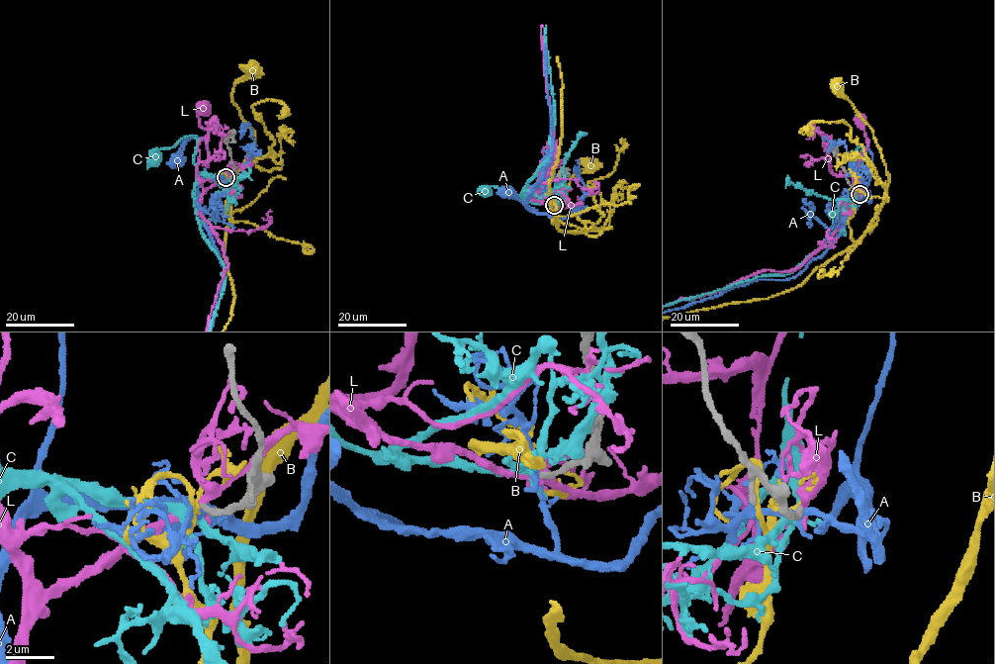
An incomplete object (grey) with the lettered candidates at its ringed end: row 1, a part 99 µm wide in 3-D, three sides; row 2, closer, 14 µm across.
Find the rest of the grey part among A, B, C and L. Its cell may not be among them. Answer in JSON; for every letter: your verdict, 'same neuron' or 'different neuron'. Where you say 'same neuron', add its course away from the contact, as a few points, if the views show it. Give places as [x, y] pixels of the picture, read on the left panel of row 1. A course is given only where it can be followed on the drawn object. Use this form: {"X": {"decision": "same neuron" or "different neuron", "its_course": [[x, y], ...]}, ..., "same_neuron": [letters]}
{"A": {"decision": "different neuron"}, "B": {"decision": "different neuron"}, "C": {"decision": "same neuron", "its_course": [[226, 177], [198, 170], [194, 158], [197, 140], [193, 136], [184, 138], [170, 147], [158, 148], [154, 159]]}, "L": {"decision": "different neuron"}, "same_neuron": ["C"]}

